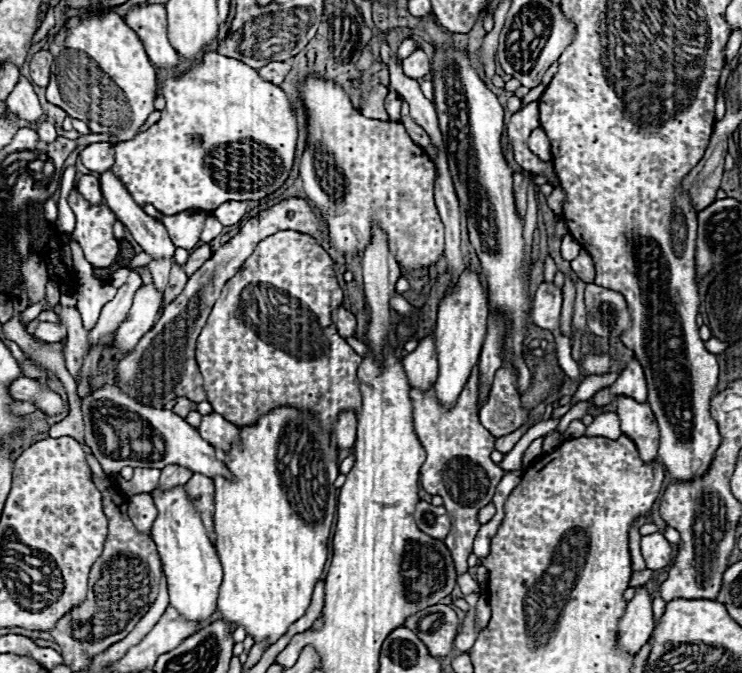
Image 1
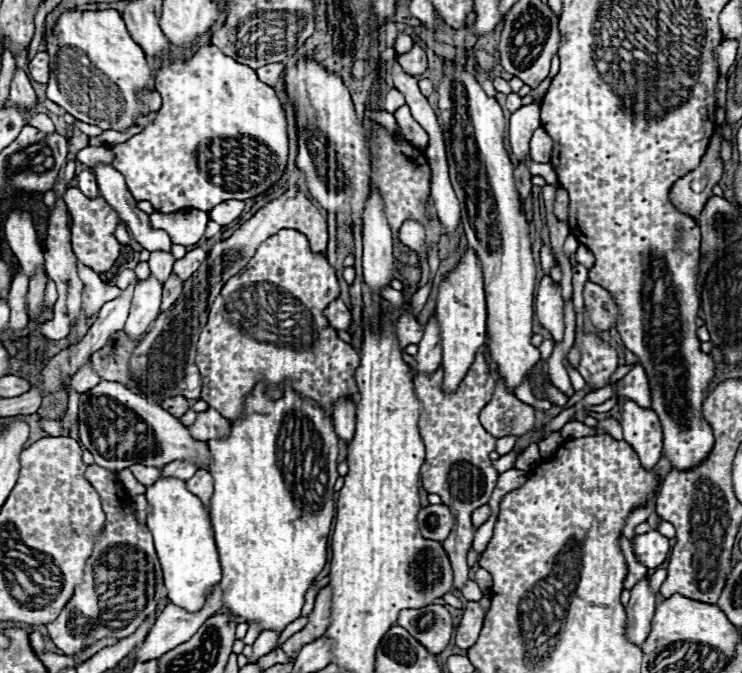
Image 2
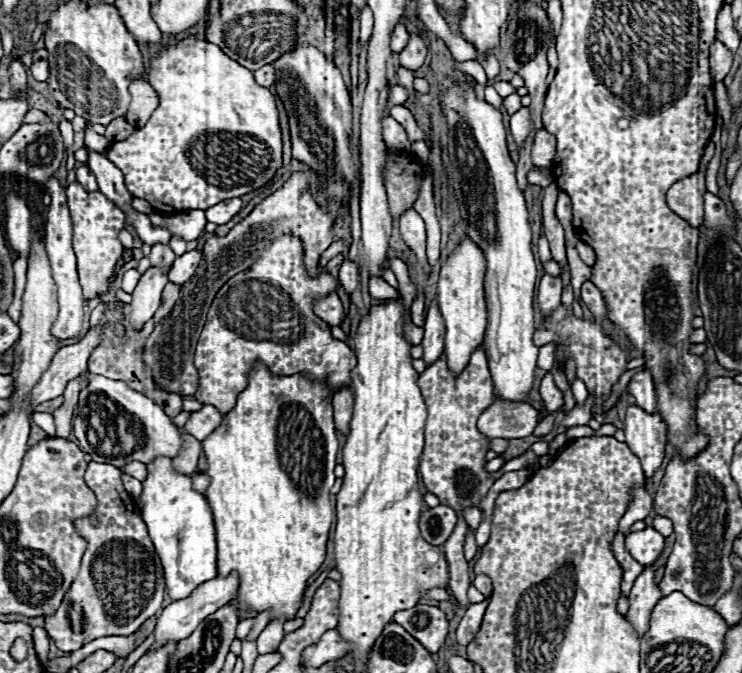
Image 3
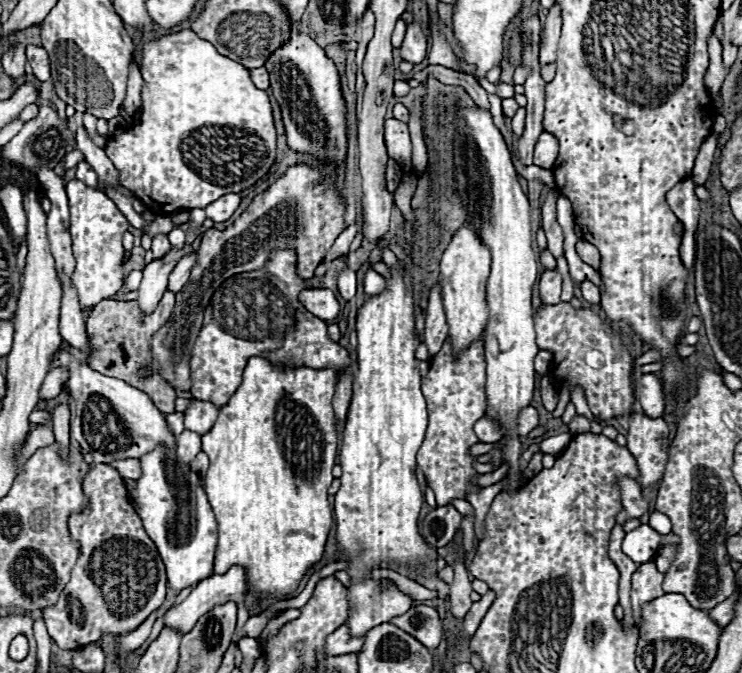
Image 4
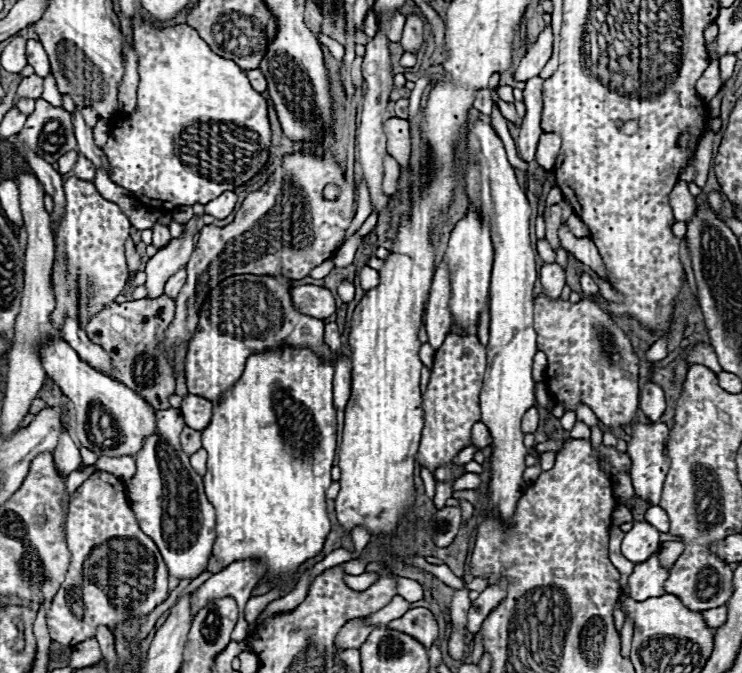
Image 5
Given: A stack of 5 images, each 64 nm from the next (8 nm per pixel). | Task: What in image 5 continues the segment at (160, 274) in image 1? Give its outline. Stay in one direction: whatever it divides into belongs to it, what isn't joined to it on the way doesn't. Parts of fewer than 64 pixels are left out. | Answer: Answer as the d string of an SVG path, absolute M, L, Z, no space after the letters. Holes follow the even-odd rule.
M156 224L156 226L152 228L152 232L154 232L154 238L152 238L152 244L156 246L156 250L164 248L164 246L166 246L166 244L170 242L170 232L168 232L168 228L164 228L164 226Z

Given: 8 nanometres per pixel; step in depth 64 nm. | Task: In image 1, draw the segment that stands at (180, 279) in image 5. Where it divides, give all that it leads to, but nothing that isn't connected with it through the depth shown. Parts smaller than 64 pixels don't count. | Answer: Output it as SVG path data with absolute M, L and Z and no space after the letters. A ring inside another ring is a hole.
M202 244L200 248L196 248L196 250L190 254L190 260L182 266L184 272L186 272L188 276L192 276L192 272L196 272L196 268L200 268L210 256L212 256L212 248L210 248L210 244Z

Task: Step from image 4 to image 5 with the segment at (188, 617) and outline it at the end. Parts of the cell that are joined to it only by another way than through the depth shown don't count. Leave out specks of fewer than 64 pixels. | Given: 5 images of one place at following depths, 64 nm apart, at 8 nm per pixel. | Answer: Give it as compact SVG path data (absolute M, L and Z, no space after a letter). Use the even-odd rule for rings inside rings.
M252 560L232 562L218 574L212 574L194 594L194 602L190 604L192 616L196 616L208 602L232 596L239 606L239 619L232 632L231 639L237 642L248 636L248 623L244 618L244 608L250 598L250 592L256 588L258 580L264 574L264 566Z

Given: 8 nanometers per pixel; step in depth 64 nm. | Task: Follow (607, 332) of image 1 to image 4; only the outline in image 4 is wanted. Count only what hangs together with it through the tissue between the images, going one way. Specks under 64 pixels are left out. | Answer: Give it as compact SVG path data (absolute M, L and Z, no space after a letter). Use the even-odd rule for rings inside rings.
M586 280L586 282L580 284L580 288L582 288L582 296L584 296L584 300L588 304L592 304L592 306L600 304L600 290L598 290L598 286L594 286L592 282Z

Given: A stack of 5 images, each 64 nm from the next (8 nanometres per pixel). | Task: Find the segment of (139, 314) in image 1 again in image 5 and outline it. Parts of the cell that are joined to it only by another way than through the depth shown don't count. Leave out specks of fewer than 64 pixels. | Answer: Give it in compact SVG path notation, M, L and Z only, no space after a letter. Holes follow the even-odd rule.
M184 230L178 240L170 240L166 248L158 250L156 256L148 260L146 270L144 270L146 272L144 286L148 290L146 300L156 300L164 292L164 284L168 282L172 272L186 266L192 252L194 252L192 236Z

